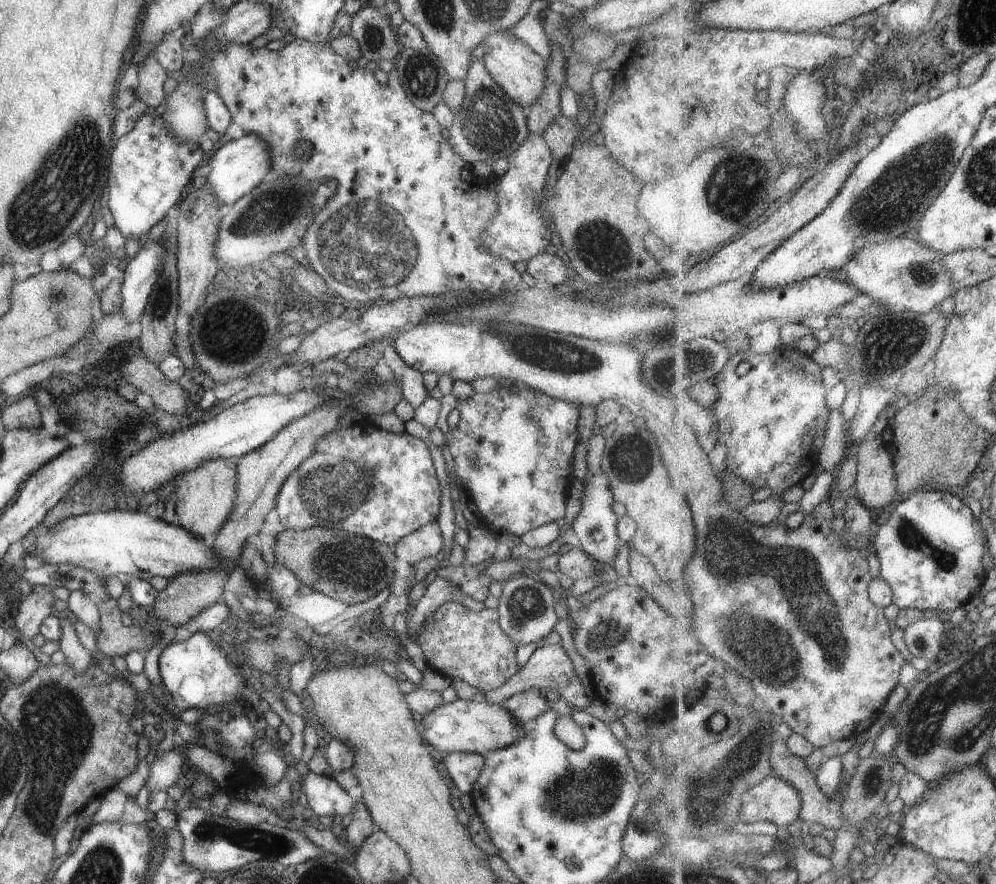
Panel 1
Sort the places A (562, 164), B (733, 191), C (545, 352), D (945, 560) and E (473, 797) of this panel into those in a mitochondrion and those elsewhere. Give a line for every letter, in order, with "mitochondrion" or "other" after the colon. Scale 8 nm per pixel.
A: other
B: mitochondrion
C: mitochondrion
D: mitochondrion
E: other

